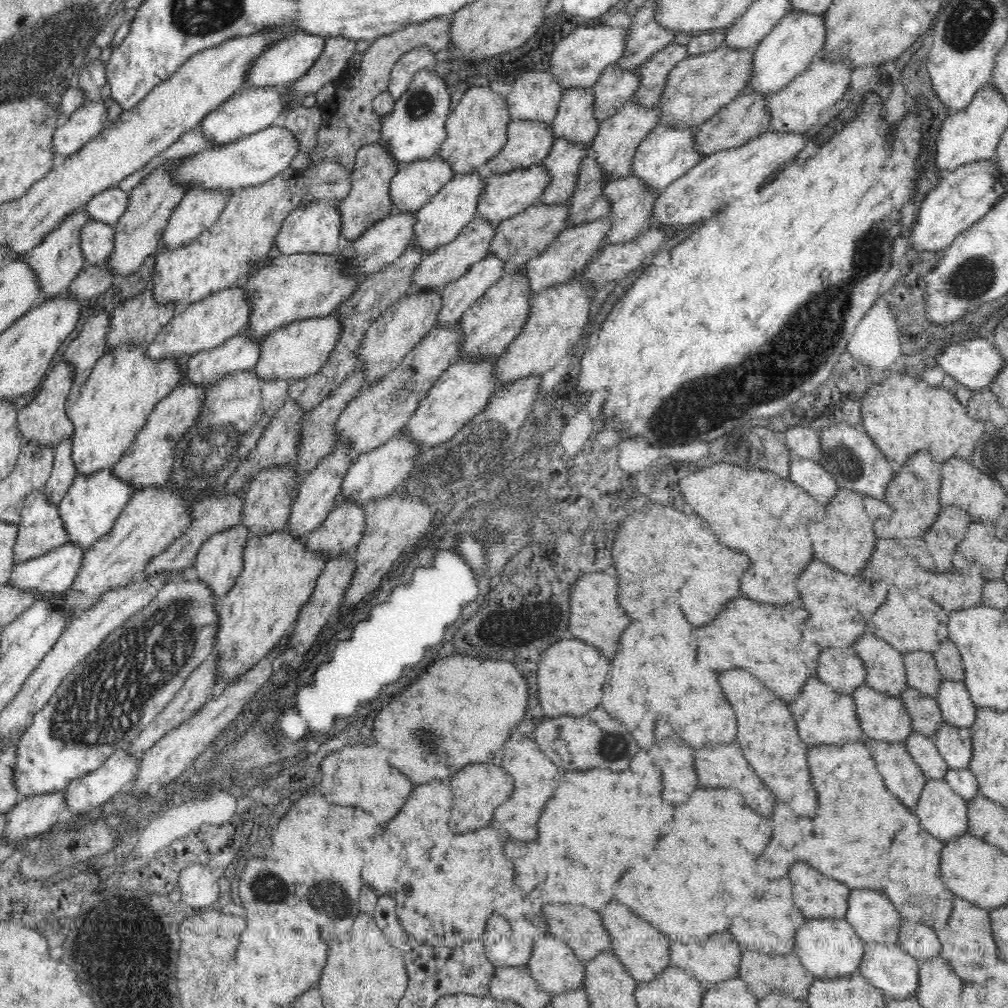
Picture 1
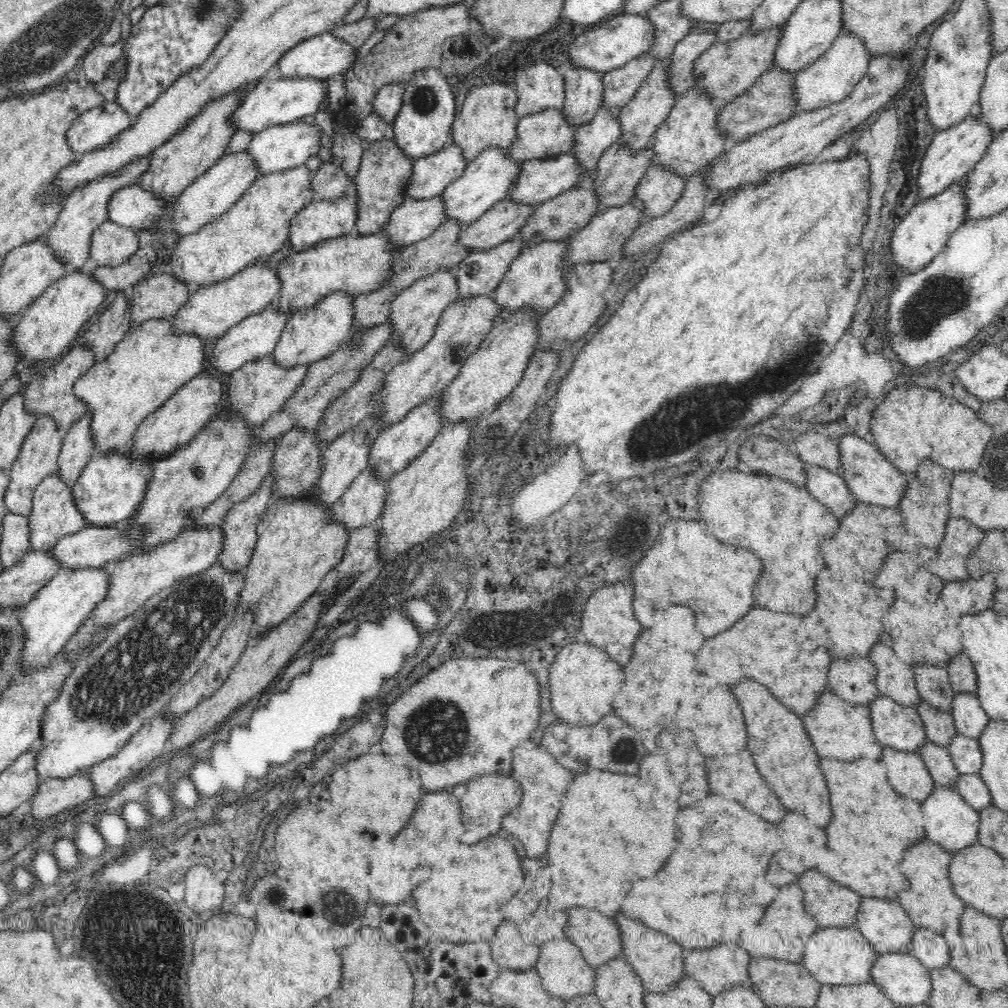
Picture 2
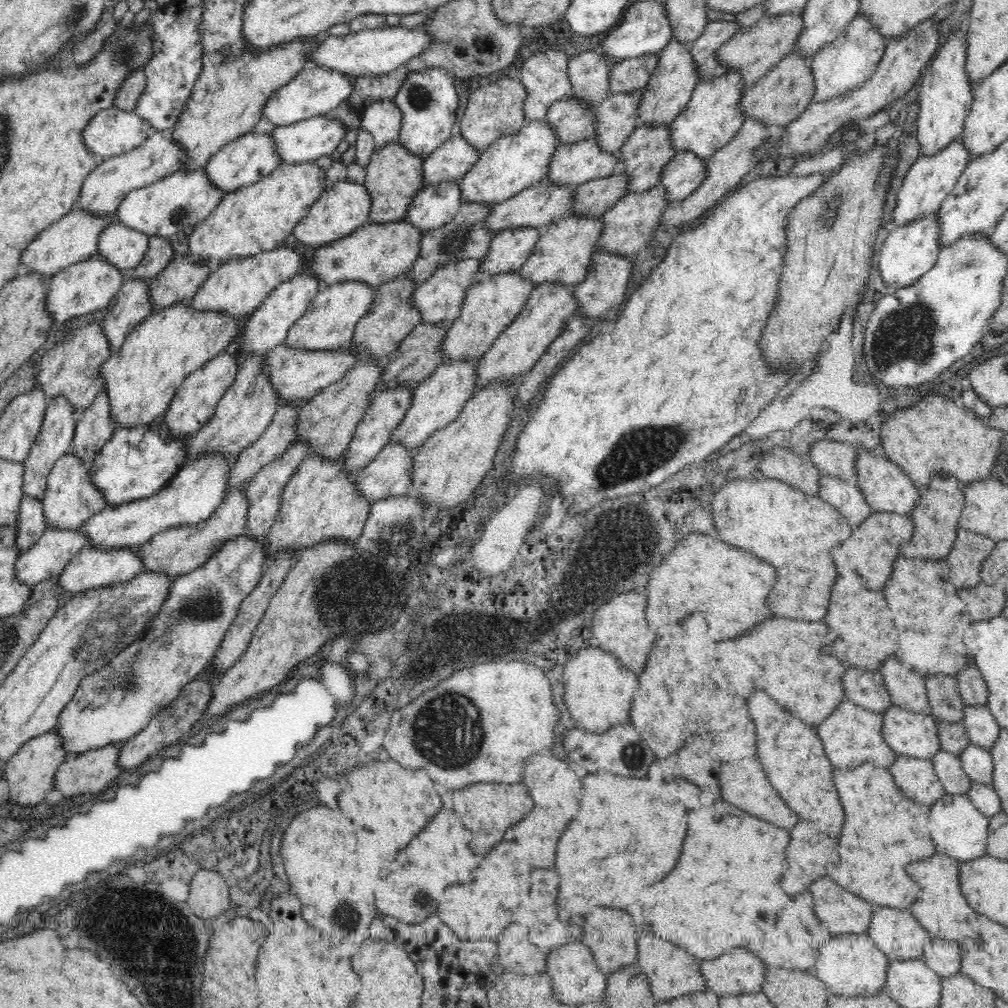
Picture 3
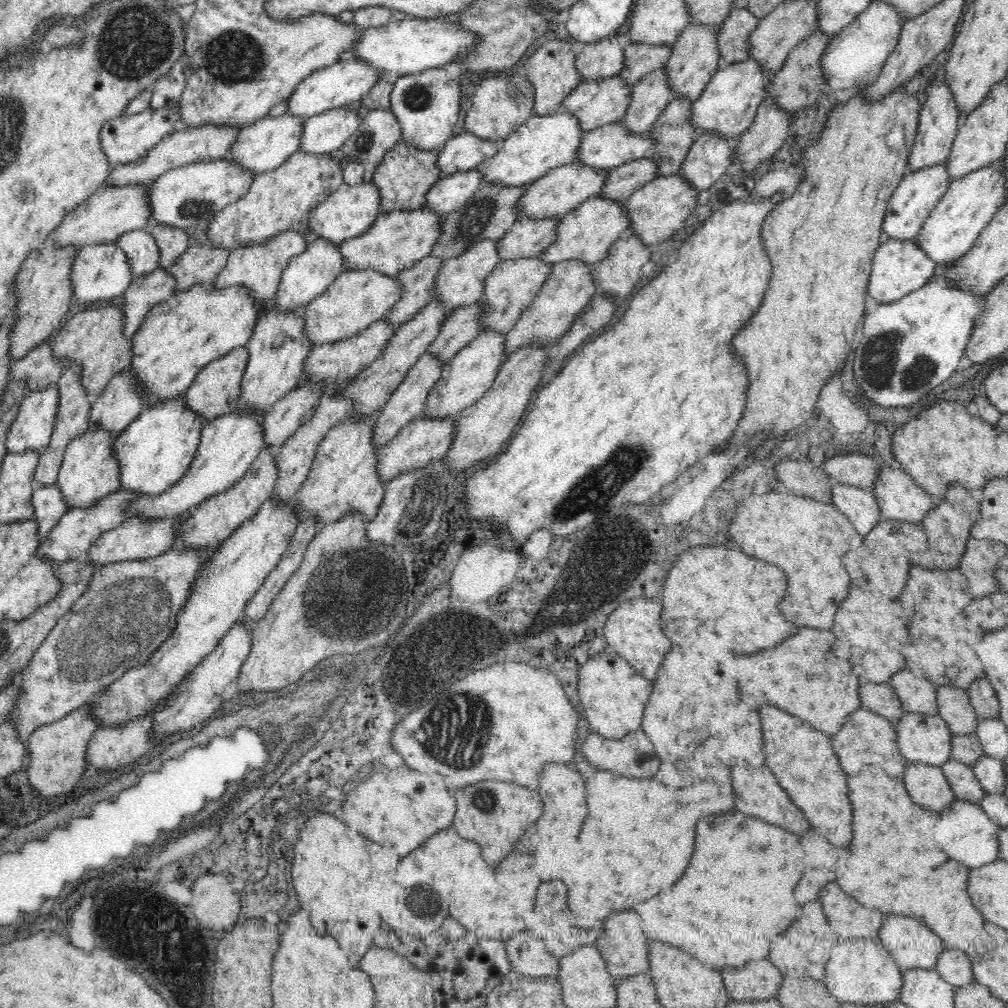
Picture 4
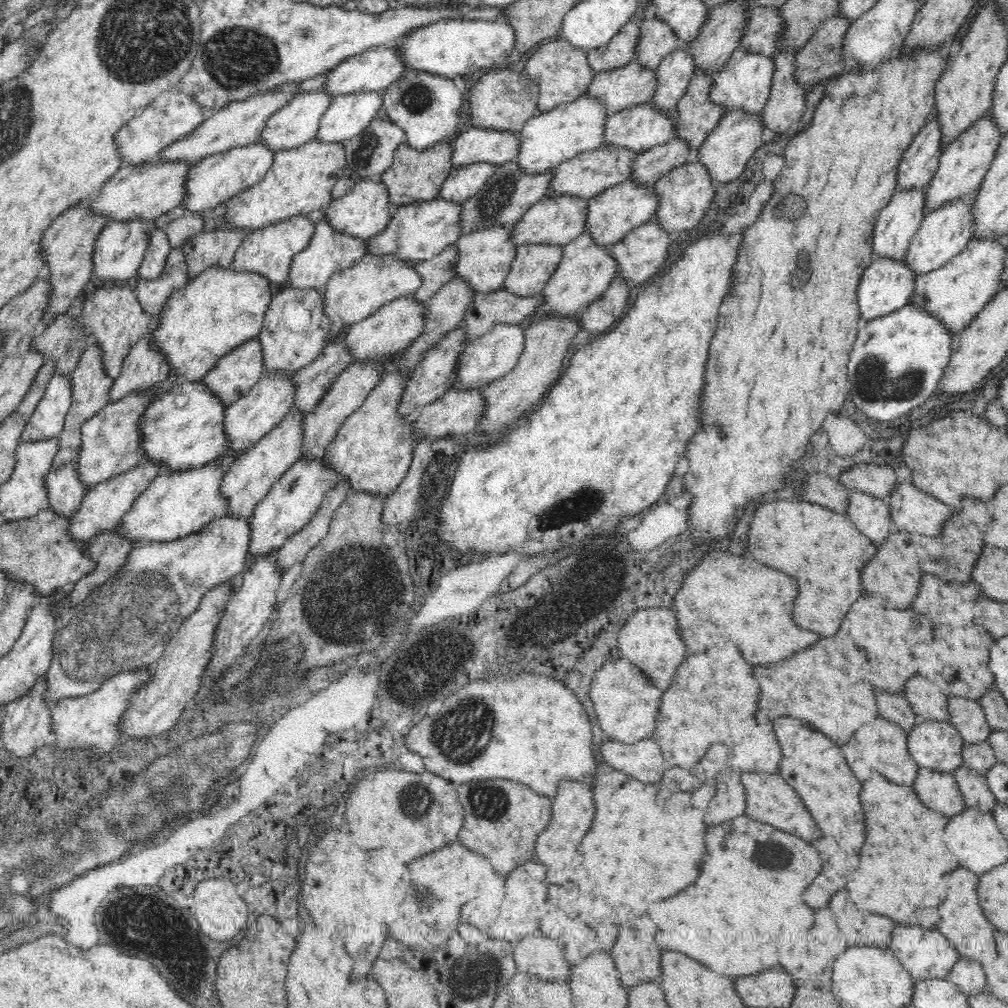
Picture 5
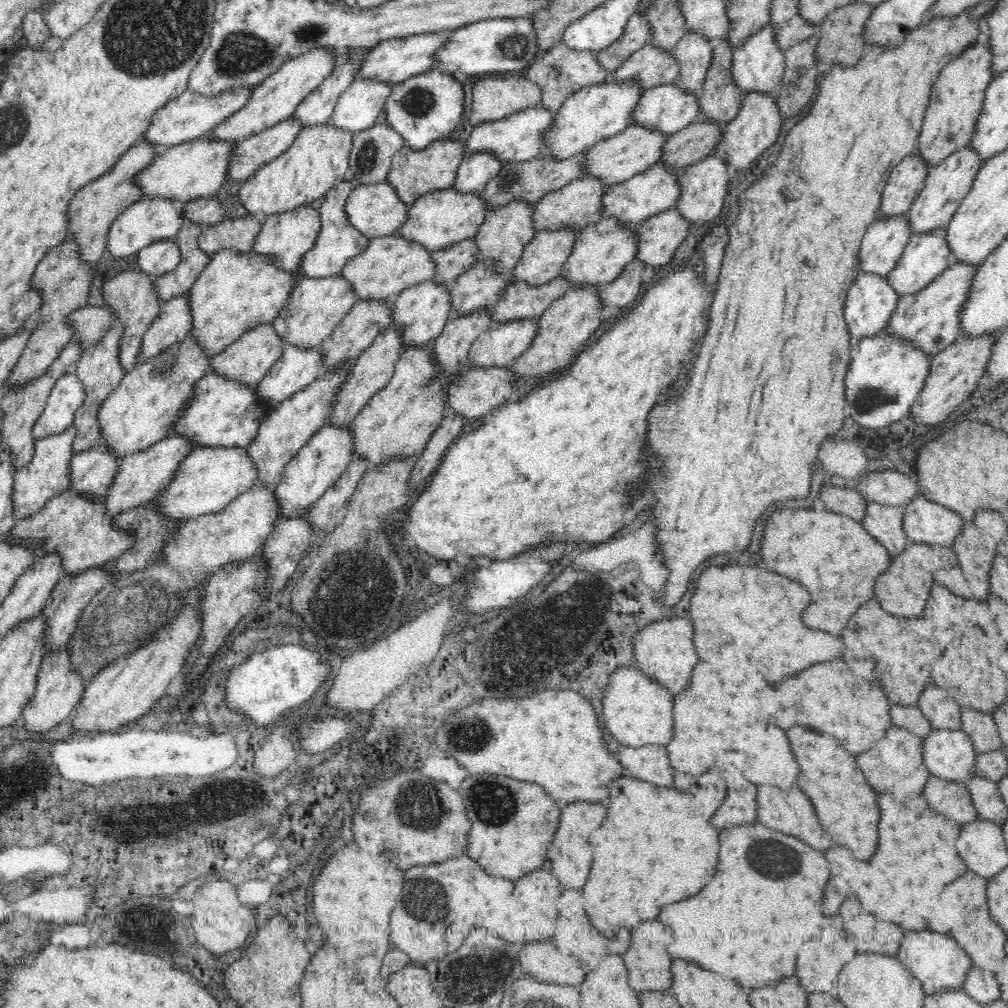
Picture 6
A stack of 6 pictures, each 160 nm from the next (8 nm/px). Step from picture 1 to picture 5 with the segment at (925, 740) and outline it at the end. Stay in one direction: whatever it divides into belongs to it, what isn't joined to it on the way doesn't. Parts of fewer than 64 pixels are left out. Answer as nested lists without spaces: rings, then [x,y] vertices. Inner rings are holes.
[[[960,766],[953,772],[953,775],[963,794],[966,808],[978,809],[992,814],[998,800],[989,790],[985,775],[972,771],[966,766]]]

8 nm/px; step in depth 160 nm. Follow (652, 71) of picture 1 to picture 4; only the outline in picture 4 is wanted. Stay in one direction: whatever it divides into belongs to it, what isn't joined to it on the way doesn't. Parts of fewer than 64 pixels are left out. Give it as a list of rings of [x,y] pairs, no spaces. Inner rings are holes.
[[[747,7],[733,8],[729,13],[717,36],[721,64],[744,62],[750,58],[750,34],[760,24],[760,20]]]

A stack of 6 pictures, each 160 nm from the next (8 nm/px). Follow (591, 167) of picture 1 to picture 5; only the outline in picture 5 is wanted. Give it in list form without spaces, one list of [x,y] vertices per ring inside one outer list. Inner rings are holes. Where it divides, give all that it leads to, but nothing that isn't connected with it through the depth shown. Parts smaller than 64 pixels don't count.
[[[698,72],[690,80],[684,98],[678,102],[675,129],[678,138],[687,140],[693,150],[698,150],[709,132],[727,113],[724,107],[716,105],[709,99],[713,87],[714,75],[711,78]]]

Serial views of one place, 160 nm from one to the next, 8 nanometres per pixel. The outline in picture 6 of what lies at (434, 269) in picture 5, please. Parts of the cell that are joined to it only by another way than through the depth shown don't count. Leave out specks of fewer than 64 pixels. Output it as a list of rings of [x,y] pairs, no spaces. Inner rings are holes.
[[[474,237],[435,251],[432,257],[437,266],[434,279],[451,286],[464,271],[470,270],[480,260],[481,254]]]

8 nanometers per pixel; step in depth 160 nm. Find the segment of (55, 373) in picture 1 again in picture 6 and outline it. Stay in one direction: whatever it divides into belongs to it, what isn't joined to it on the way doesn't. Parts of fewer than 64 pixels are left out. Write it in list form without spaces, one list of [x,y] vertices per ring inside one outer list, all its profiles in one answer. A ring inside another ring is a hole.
[[[143,270],[124,271],[115,275],[103,285],[105,305],[109,306],[117,316],[117,324],[123,327],[123,337],[119,344],[119,359],[125,372],[130,372],[136,367],[141,352],[141,342],[148,327],[156,320],[161,311],[163,301],[155,292],[156,276],[146,274]]]

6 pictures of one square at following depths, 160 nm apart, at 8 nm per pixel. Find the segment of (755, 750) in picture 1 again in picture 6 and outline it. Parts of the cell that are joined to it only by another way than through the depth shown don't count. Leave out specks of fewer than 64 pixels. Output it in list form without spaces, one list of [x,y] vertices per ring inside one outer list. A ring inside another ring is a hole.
[[[800,726],[790,728],[786,734],[800,764],[800,772],[808,776],[798,778],[798,786],[810,796],[820,824],[828,830],[832,840],[854,850],[856,860],[870,860],[878,846],[880,808],[876,804],[876,792],[864,780],[860,768],[856,768],[856,760],[852,760],[852,754],[846,752],[832,736],[816,734]]]

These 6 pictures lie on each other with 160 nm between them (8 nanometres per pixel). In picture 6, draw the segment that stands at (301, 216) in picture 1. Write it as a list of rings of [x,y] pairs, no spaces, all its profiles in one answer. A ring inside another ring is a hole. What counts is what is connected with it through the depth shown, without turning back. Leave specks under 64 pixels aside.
[[[386,180],[383,183],[362,185],[356,183],[354,189],[348,197],[345,204],[346,214],[352,226],[360,231],[364,236],[369,239],[374,237],[383,237],[392,234],[397,234],[399,228],[407,221],[407,212],[409,211],[410,204],[404,202],[398,195],[397,190]]]

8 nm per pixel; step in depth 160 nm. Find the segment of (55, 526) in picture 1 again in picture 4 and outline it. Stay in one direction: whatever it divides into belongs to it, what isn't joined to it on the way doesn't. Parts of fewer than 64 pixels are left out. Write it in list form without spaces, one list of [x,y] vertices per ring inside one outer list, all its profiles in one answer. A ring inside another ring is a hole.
[[[100,429],[100,432],[86,432],[68,444],[56,483],[70,510],[92,507],[98,500],[120,488],[120,461],[114,451],[116,439],[114,434]]]

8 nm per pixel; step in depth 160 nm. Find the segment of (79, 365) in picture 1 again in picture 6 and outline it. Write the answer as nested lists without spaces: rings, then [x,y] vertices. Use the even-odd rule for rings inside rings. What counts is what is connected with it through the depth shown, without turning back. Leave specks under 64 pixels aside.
[[[188,222],[175,240],[181,250],[181,261],[175,269],[156,276],[155,292],[164,302],[187,292],[198,280],[200,273],[207,267],[211,255],[198,246],[204,227],[199,223]]]

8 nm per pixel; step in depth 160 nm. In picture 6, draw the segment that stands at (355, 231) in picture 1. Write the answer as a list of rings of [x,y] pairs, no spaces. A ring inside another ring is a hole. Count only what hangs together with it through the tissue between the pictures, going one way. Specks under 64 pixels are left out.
[[[450,138],[435,141],[422,150],[404,146],[392,157],[391,169],[386,181],[397,190],[397,195],[404,202],[411,204],[422,195],[453,188],[465,152],[465,143]]]

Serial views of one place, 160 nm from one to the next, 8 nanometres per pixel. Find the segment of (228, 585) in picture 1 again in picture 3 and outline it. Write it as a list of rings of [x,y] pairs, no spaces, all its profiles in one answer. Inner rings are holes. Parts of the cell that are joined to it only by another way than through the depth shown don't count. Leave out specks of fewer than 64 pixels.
[[[306,441],[294,442],[286,449],[277,460],[262,468],[254,479],[249,481],[246,489],[246,495],[250,500],[250,508],[247,510],[247,524],[245,534],[260,538],[267,536],[269,528],[274,524],[277,514],[279,513],[281,496],[285,488],[285,484],[294,476],[298,466],[304,462],[308,456],[308,443]]]

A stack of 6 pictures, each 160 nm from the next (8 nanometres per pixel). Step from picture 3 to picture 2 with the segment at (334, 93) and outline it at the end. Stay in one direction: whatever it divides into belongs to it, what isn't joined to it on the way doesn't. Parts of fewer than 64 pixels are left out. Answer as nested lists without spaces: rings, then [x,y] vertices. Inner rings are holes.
[[[285,76],[262,78],[246,94],[240,106],[233,112],[231,122],[240,130],[257,133],[262,129],[313,119],[320,113],[320,106],[329,100],[328,83],[320,78],[288,79]]]

